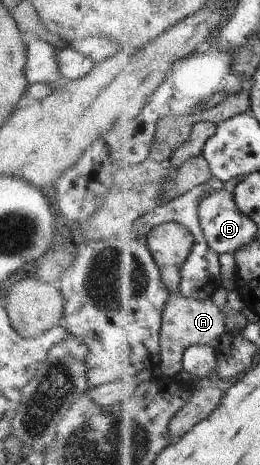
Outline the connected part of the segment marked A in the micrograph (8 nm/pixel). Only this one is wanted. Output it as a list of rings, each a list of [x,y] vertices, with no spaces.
[[[181,292],[174,293],[164,312],[162,333],[162,374],[175,378],[184,368],[184,354],[195,345],[214,345],[227,328],[227,310],[215,302],[214,297],[188,297]]]

